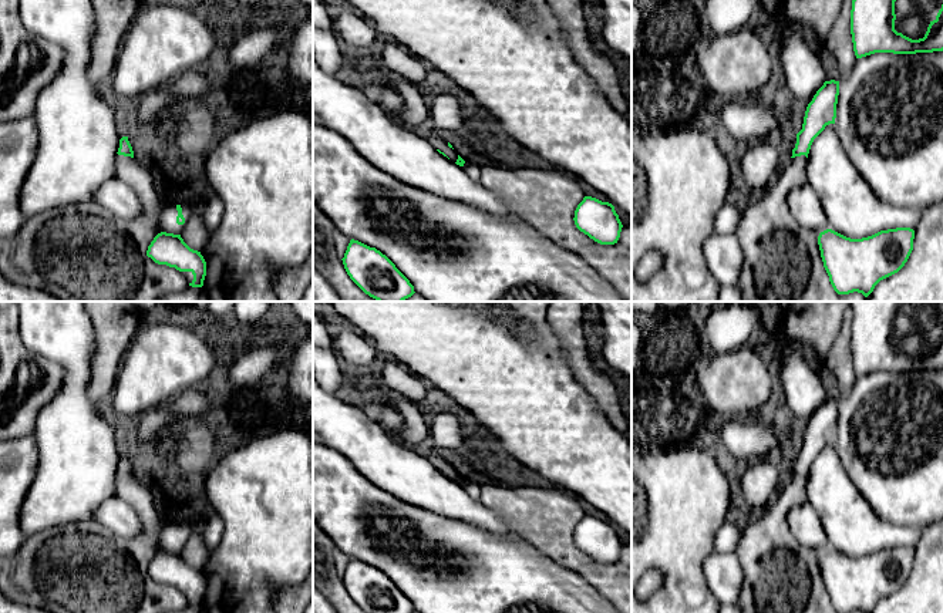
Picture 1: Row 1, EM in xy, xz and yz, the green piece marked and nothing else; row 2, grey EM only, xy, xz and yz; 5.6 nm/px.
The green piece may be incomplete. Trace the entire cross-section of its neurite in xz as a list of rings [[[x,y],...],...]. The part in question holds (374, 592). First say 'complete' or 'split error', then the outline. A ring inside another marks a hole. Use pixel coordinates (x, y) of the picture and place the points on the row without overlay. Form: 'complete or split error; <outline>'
complete; [[[351,558],[341,577],[350,597],[366,613],[414,613],[414,604],[375,566]]]

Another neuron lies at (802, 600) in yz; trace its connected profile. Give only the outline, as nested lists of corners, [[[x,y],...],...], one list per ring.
[[[795,475],[779,486],[764,513],[741,532],[735,556],[744,580],[735,600],[741,613],[838,613],[824,586],[818,555],[799,545],[788,526],[788,512],[806,499],[806,475]]]

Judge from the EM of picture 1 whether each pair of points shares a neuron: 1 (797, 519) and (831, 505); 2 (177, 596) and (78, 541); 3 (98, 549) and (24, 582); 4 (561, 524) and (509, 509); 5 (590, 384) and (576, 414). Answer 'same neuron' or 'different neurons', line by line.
1: different neurons
2: same neuron
3: same neuron
4: same neuron
5: different neurons

